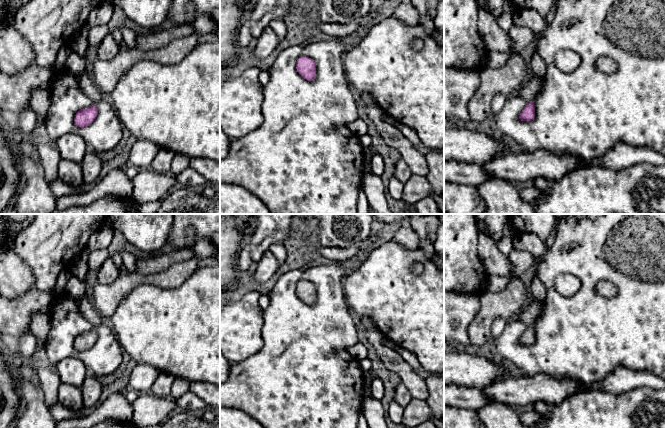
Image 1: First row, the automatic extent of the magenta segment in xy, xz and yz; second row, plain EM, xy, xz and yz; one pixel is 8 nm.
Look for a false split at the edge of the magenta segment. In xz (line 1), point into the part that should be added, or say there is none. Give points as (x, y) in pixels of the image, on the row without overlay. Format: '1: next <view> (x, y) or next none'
1: next none

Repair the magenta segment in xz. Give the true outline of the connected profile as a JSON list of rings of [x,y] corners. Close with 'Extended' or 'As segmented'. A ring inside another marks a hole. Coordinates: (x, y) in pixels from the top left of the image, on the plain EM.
[[[300,281],[296,287],[296,293],[308,305],[313,305],[316,302],[316,288],[309,281]]]. As segmented

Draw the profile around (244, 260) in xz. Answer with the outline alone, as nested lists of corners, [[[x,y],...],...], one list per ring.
[[[246,245],[238,252],[236,268],[240,271],[247,271],[252,264],[252,258]]]

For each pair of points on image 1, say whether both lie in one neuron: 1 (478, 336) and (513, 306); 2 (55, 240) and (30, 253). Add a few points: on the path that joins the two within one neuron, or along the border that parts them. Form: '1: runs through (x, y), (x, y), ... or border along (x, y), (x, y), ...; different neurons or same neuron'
1: runs through (481, 325), (502, 306); same neuron
2: runs through (49, 244), (36, 247); same neuron

